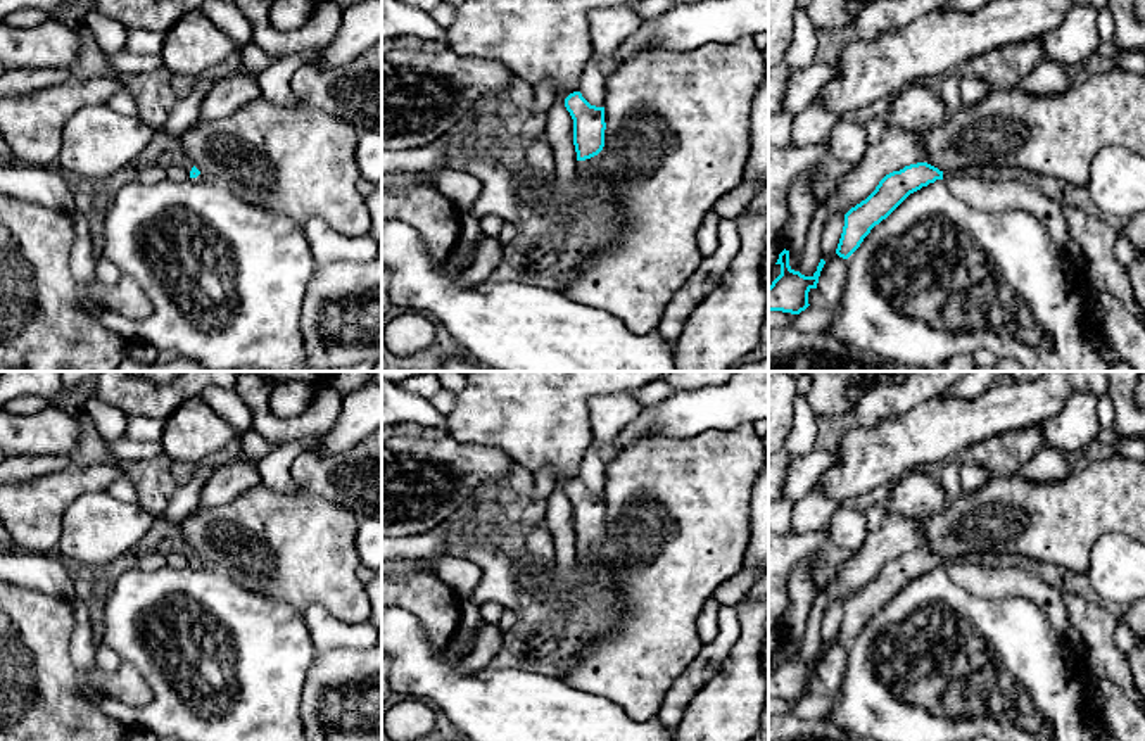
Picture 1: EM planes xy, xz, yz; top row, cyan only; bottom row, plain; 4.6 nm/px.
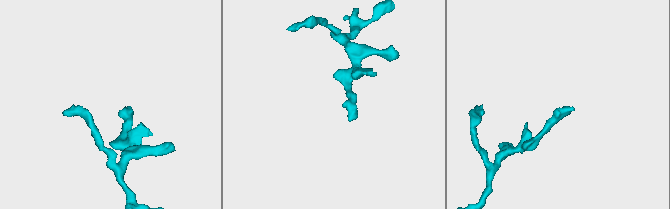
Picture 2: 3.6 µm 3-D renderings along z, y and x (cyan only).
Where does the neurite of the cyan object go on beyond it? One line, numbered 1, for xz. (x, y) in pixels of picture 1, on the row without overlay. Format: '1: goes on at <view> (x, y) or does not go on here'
1: goes on at xz (582, 553)

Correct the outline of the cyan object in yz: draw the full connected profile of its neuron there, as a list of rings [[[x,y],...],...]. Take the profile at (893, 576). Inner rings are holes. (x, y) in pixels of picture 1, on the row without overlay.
[[[927,549],[905,553],[886,561],[876,577],[845,601],[843,620],[836,641],[848,646],[870,620],[910,580],[943,567],[950,579],[977,598],[1000,599],[1021,596],[1034,601],[1050,620],[1059,637],[1081,658],[1088,655],[1088,644],[1067,620],[1062,592],[1038,575],[1021,568],[993,568],[960,560],[943,560]]]

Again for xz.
[[[580,478],[565,485],[565,494],[573,506],[573,532],[577,539],[577,561],[591,568],[591,546],[604,534],[604,494],[591,492]]]

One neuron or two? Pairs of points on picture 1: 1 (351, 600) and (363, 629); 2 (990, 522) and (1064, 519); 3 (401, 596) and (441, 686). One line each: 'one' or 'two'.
1: two
2: one
3: two

